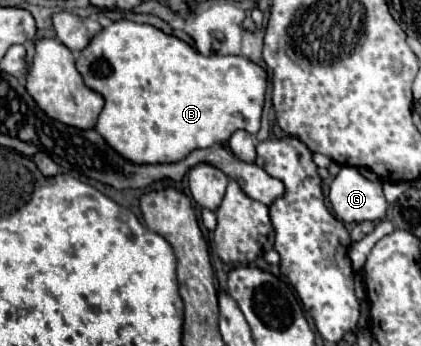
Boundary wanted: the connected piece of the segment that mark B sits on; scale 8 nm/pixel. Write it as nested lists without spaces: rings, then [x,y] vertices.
[[[117,21],[103,27],[89,45],[79,53],[77,71],[83,83],[103,95],[105,107],[97,119],[95,131],[123,159],[135,165],[159,165],[185,159],[193,149],[213,147],[231,137],[233,131],[245,129],[255,135],[261,126],[261,111],[267,87],[265,71],[245,57],[235,55],[201,55],[185,41],[165,35],[151,25]]]

